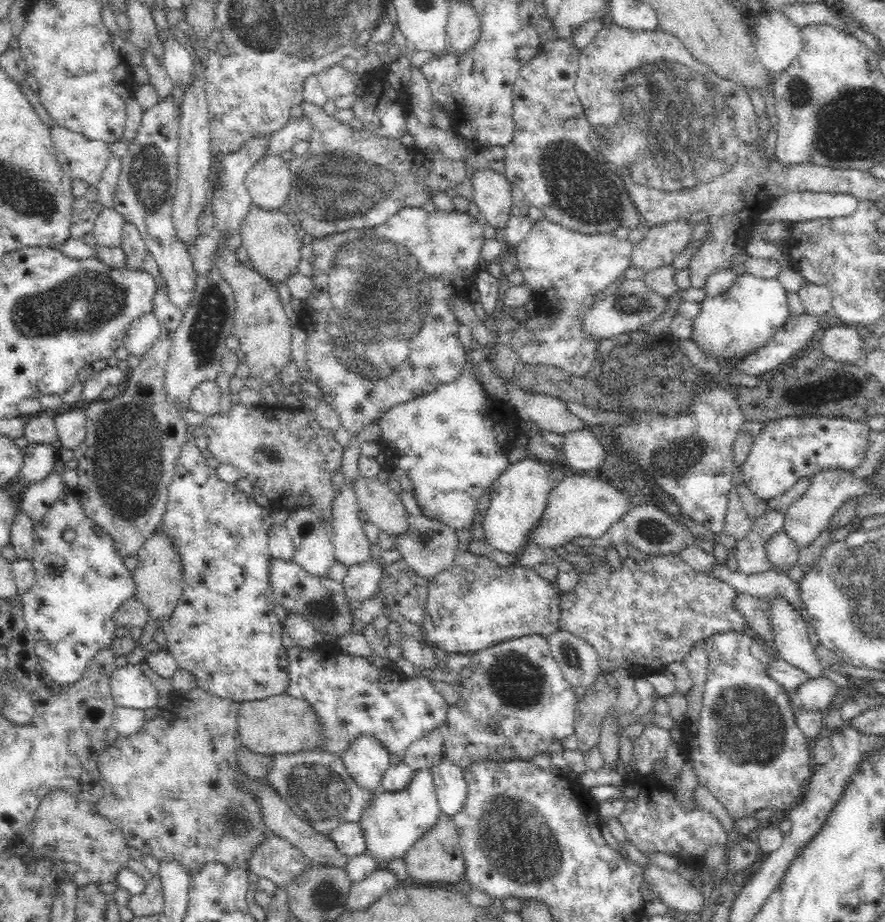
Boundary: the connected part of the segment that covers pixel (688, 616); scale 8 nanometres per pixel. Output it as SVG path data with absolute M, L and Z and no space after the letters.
M678 553L648 555L644 560L621 558L620 566L608 564L606 557L591 560L592 570L576 568L578 582L570 592L560 592L559 629L585 640L597 654L602 671L628 670L634 678L645 678L656 668L670 662L682 662L703 641L724 632L746 632L747 620L737 608L739 594L731 585L693 569Z

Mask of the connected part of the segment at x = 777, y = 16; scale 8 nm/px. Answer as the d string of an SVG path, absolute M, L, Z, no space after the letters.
M779 10L764 12L756 20L754 32L760 61L772 74L788 68L803 48L800 28Z

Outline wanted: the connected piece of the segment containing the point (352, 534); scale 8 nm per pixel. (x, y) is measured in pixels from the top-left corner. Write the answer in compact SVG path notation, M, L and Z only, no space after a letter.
M348 472L344 474L344 488L335 499L333 509L332 543L335 549L335 560L349 567L360 565L370 558L372 544L368 542L362 530L362 522L359 519L360 508L355 494L356 472L348 478Z

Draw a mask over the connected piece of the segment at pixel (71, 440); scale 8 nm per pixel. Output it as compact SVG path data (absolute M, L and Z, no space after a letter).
M79 407L64 408L54 413L60 446L76 448L86 438L86 415Z

